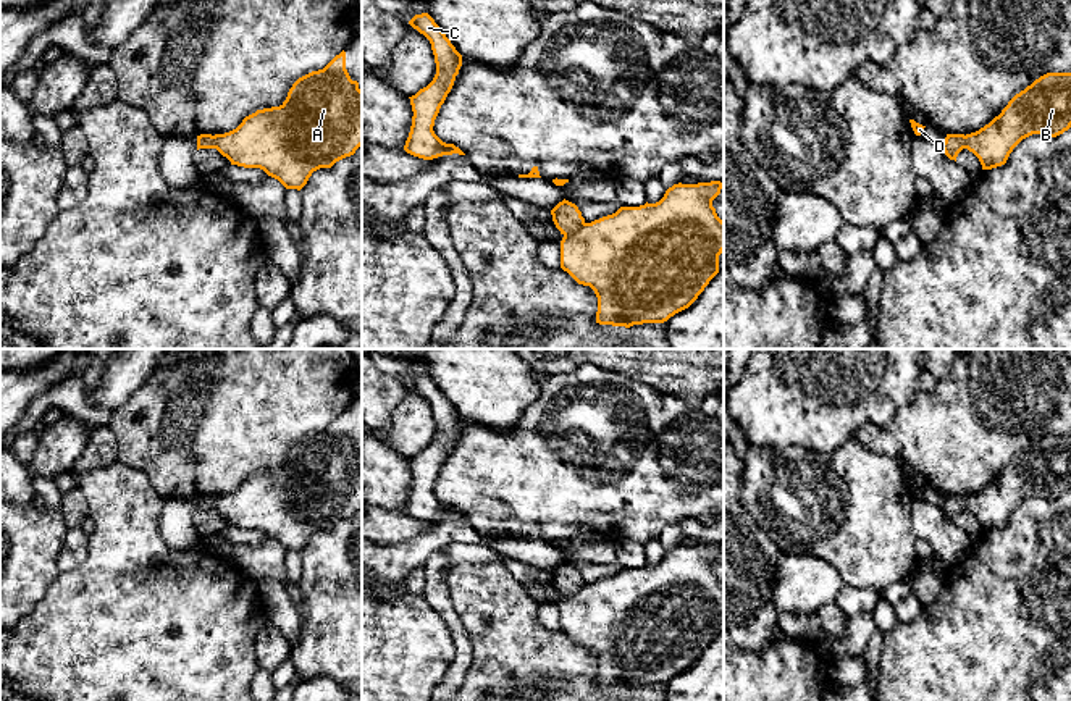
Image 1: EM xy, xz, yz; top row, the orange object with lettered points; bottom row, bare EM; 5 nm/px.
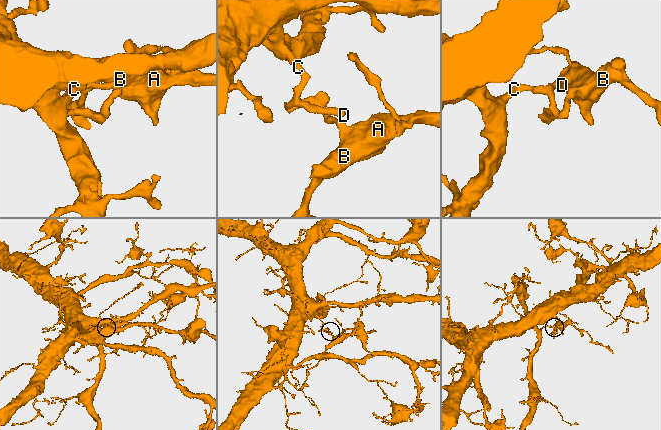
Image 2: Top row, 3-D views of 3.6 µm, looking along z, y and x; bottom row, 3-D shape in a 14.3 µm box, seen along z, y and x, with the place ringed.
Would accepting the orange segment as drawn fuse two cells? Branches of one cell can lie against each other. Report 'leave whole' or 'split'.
split

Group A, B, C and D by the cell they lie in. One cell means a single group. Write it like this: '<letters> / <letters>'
A B / C D

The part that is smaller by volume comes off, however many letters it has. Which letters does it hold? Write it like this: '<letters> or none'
A, B

